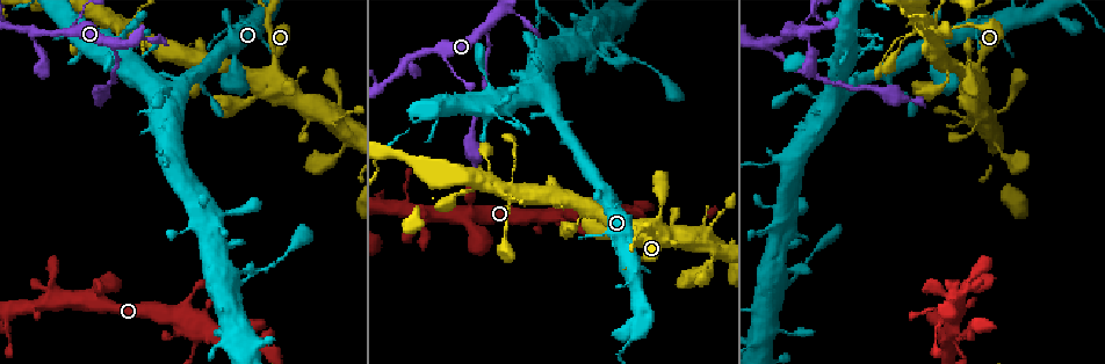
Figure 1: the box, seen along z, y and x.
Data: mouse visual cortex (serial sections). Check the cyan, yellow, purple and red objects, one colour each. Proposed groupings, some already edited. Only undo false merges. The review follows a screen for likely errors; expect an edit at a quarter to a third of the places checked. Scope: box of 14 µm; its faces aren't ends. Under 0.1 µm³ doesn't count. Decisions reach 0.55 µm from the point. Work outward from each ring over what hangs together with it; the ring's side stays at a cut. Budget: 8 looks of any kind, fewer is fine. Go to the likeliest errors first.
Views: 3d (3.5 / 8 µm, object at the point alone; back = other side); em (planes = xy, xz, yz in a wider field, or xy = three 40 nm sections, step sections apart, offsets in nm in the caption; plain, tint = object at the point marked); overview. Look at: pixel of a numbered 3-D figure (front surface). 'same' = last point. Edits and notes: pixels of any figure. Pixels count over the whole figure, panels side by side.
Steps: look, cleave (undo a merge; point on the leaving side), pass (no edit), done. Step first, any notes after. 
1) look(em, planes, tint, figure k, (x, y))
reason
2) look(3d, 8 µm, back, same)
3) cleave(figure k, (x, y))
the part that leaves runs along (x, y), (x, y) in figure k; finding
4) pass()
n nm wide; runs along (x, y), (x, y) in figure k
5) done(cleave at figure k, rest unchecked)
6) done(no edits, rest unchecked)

look(3d, 8 µm, back, figure 1, (641, 206))
thick turns thin

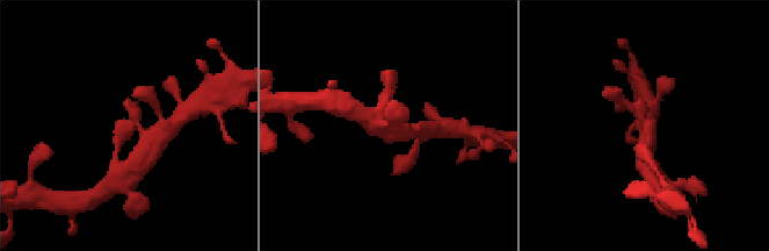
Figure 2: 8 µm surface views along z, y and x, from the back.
look(em, xy, step 3, tint, figure 2, (645, 124))

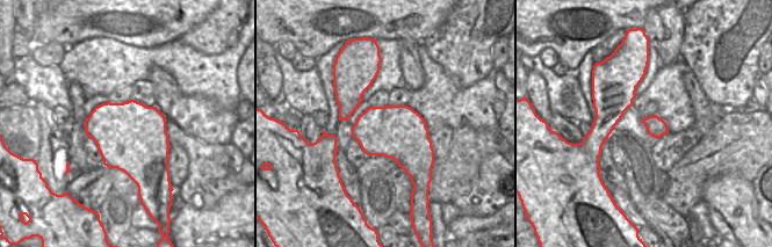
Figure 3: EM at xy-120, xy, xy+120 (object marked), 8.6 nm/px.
pass()
runs along (158, 130), (144, 134), (135, 121), (115, 146) in figure 2; one cell here

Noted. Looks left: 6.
look(3d, 3.5 µm, figure 1, (617, 54))
sharp bend

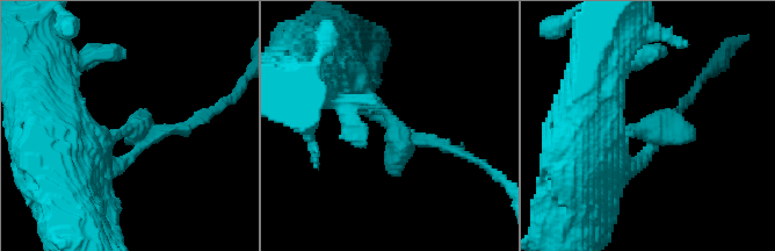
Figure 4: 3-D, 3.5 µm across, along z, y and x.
look(em, planes, tint, figure 4, (139, 143))

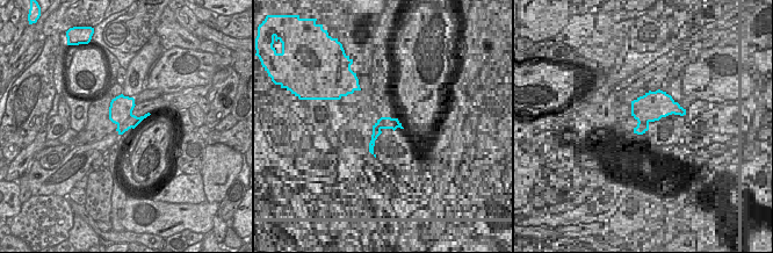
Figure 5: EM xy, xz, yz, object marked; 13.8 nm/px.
pass()
runs along (330, 74), (404, 143), (457, 152) in figure 4; all the same cell

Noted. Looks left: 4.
look(3d, 3.5 µm, figure 1, (769, 42))
three-way junction

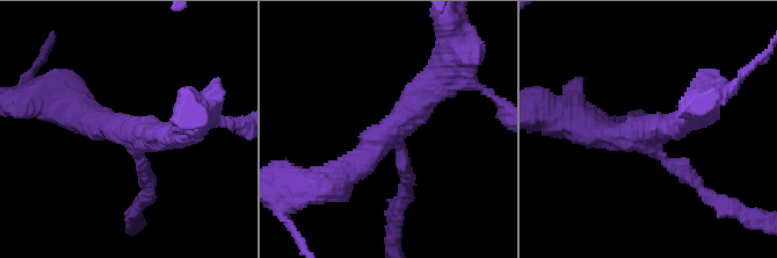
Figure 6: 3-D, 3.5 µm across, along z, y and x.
look(em, xy, step 5, tint, figure 6, (128, 133))
3 arms; arms of 200, 350, 400 nm; shape alone is not enough

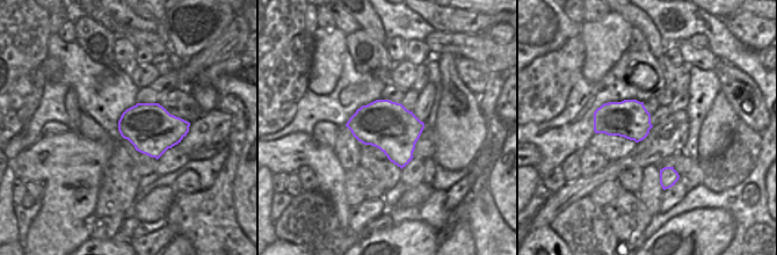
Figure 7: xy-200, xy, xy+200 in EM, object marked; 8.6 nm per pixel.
cleave(figure 6, (696, 183))
the part that leaves runs along (665, 159), (754, 216) in figure 6; two cells meet here

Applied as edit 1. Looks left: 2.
done(cleave at figure 6, rest unchecked)

